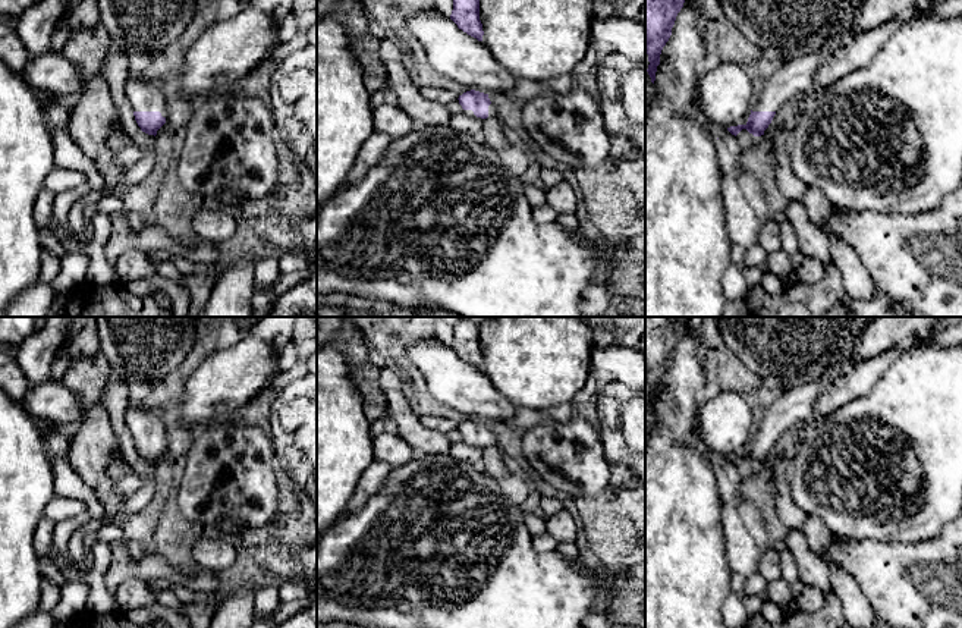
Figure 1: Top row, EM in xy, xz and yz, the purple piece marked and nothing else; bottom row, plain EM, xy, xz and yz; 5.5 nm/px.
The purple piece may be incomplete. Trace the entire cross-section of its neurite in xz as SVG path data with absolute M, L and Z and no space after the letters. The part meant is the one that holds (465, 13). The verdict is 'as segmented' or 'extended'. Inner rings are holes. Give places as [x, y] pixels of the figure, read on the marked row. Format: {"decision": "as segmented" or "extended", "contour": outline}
{"decision": "as segmented", "contour": "M453 0L450 19L459 29L482 41L482 23L480 21L480 0Z"}

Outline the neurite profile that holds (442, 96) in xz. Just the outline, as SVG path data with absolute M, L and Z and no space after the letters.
M419 87L419 92L422 94L422 97L425 97L427 100L433 100L437 101L443 106L447 106L449 103L455 101L459 98L459 95L456 95L455 92L446 90L446 88L431 88L431 87Z

